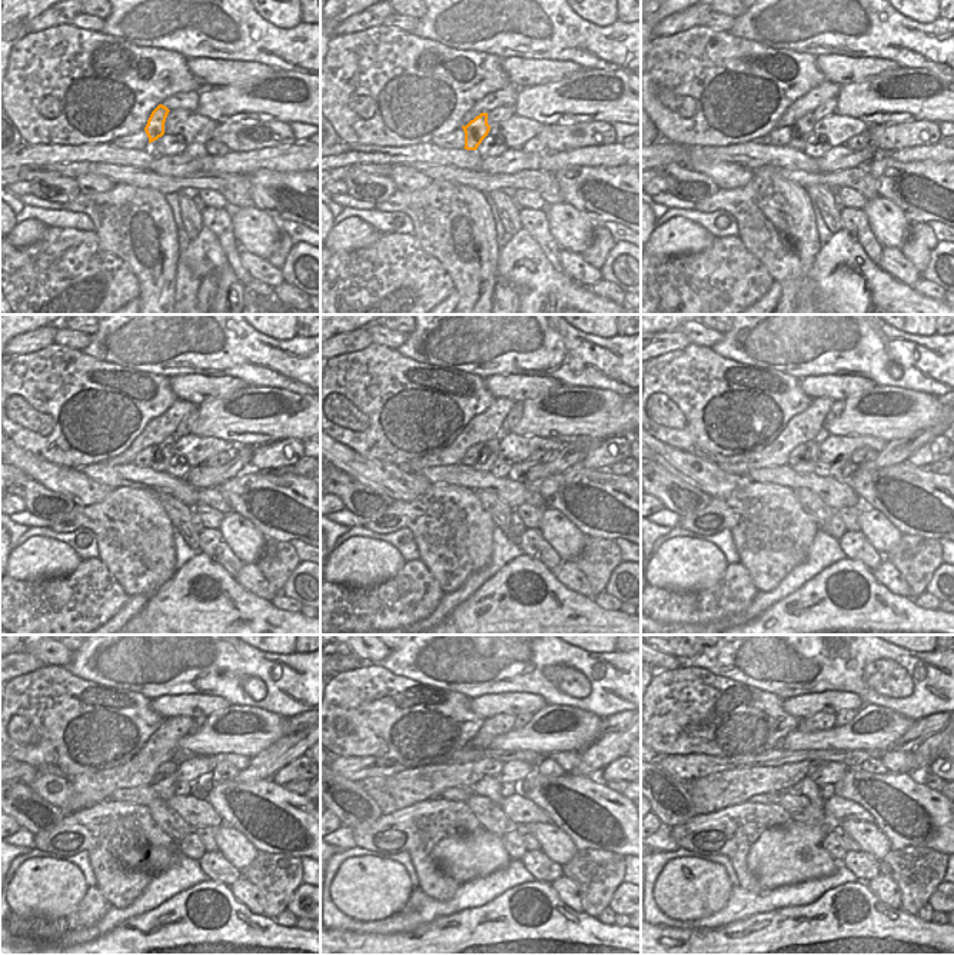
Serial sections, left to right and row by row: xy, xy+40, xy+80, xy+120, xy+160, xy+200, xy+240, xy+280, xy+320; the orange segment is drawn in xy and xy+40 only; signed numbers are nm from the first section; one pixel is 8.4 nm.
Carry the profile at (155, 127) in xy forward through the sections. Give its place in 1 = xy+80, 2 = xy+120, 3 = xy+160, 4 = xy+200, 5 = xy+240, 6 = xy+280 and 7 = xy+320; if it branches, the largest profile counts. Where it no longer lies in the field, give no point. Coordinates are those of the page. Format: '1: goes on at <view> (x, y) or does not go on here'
1: goes on at xy+80 (801, 130)
2: goes on at xy+120 (165, 451)
3: goes on at xy+160 (489, 453)
4: goes on at xy+200 (805, 466)
5: goes on at xy+240 (166, 788)
6: goes on at xy+280 (487, 787)
7: goes on at xy+320 (807, 788)

